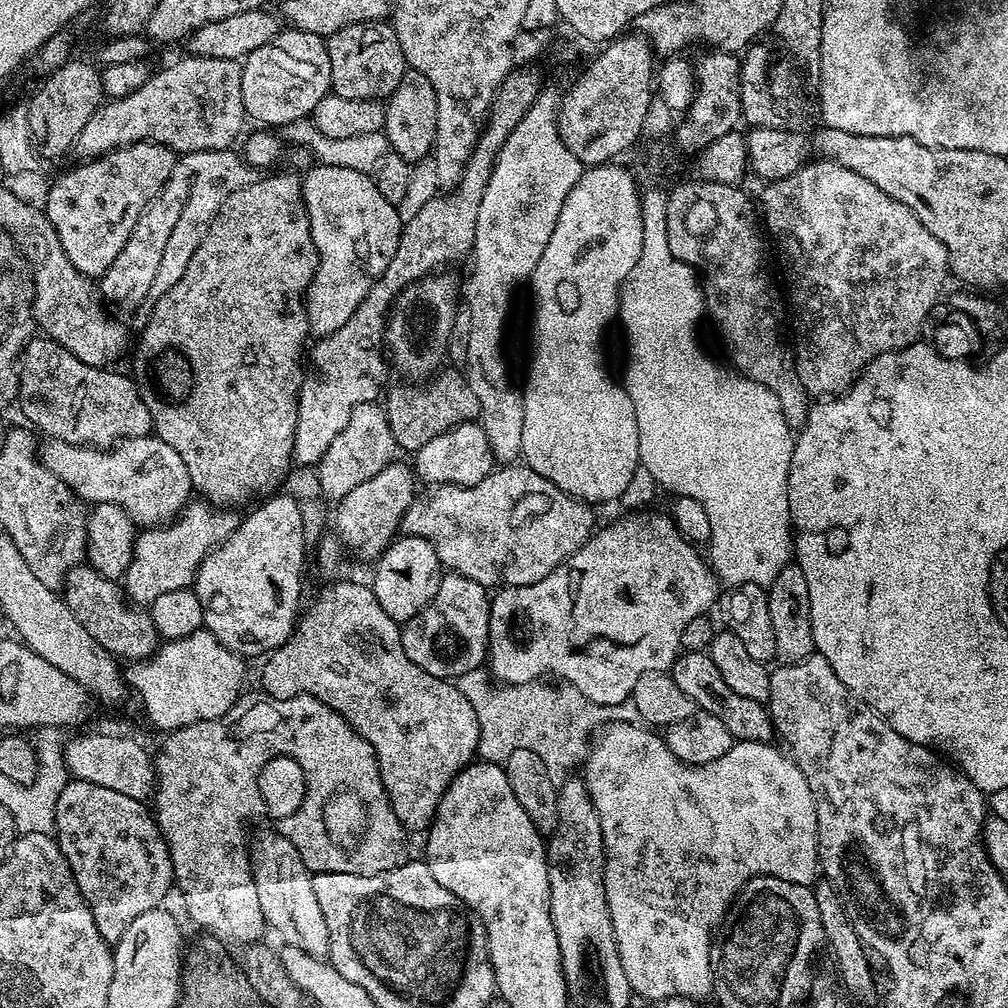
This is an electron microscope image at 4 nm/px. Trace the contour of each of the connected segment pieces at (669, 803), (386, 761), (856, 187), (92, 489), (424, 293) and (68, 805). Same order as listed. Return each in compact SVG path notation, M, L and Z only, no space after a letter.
M621 722L607 725L589 747L582 765L582 779L588 787L588 793L594 802L594 810L598 814L598 822L602 826L606 906L610 910L610 922L614 928L614 942L622 970L626 972L626 979L630 982L633 993L643 1001L663 1002L678 999L704 1002L707 1001L707 996L709 999L713 995L710 950L714 933L719 929L733 900L739 896L746 882L750 882L755 876L773 876L795 884L812 886L817 883L818 822L814 810L814 794L810 794L810 786L806 786L806 778L791 755L783 751L780 753L773 746L771 743L759 744L753 740L741 740L733 743L732 748L726 750L726 754L722 754L722 758L714 758L714 762L687 764L674 754L670 754L670 746L666 746L659 731L636 722Z
M342 580L338 584L332 584L329 588L321 590L320 597L309 606L308 613L306 612L307 608L303 615L299 617L297 626L292 631L292 637L281 648L275 648L274 651L269 652L263 661L263 664L265 663L264 669L260 672L260 680L264 683L263 691L279 700L294 698L295 696L313 696L321 700L326 706L333 708L338 715L343 716L363 740L370 742L380 767L382 786L385 787L390 806L400 823L408 830L412 830L412 828L427 829L436 819L438 806L452 784L452 780L459 775L467 764L473 763L474 757L477 755L480 727L478 726L476 711L455 683L442 678L434 678L434 674L426 674L426 670L414 666L414 662L410 662L410 658L406 658L406 650L402 650L400 645L401 625L390 619L386 610L382 610L382 606L378 606L378 598L367 583L359 584L356 580Z
M813 160L813 161L812 161L812 163L810 163L810 164L803 164L803 165L802 165L802 166L801 166L801 168L800 168L800 169L798 169L798 170L797 170L797 172L795 172L795 173L794 173L794 174L790 174L790 175L789 175L789 176L787 176L787 177L786 177L786 178L782 178L782 179L781 179L781 180L774 180L774 181L771 181L771 183L769 183L769 184L768 184L768 185L767 185L767 187L765 187L765 188L768 188L768 189L766 189L766 190L765 190L765 192L764 192L764 212L763 212L763 208L762 208L762 224L763 224L763 227L764 227L764 228L765 228L765 229L766 229L766 232L767 232L767 235L768 235L768 236L769 236L769 237L770 237L770 240L771 240L771 236L770 236L770 235L772 235L772 240L773 240L773 242L774 242L774 243L776 243L776 252L777 252L777 254L778 254L778 255L780 255L780 268L781 268L781 270L782 270L782 271L784 271L784 284L785 284L785 286L786 286L786 287L788 287L788 300L789 300L789 302L790 302L790 303L792 303L792 324L793 324L793 326L794 326L794 327L796 327L796 352L795 352L795 348L794 348L794 363L795 363L795 366L796 366L796 373L797 373L797 374L798 374L798 378L799 378L799 379L800 379L800 381L801 381L801 382L802 382L802 386L803 386L803 387L804 387L804 388L805 388L805 390L807 390L807 391L808 391L808 395L809 395L809 397L812 397L812 398L835 398L835 397L837 397L837 396L839 396L839 395L841 395L841 394L843 394L843 393L845 393L845 392L847 392L847 391L848 391L848 389L849 389L849 388L851 388L851 387L852 387L852 384L853 384L853 382L855 382L855 381L856 381L856 379L857 379L857 378L858 378L858 377L860 377L860 374L861 374L861 372L863 372L863 371L864 371L864 368L865 368L865 366L867 366L867 365L868 365L868 364L869 364L869 363L870 363L870 362L874 362L874 358L878 358L878 357L879 357L879 356L881 356L881 355L882 355L882 354L886 354L886 353L887 353L887 352L897 352L897 351L898 351L898 350L902 350L902 349L903 349L903 348L905 348L905 347L906 347L906 346L910 346L910 345L911 345L911 344L914 344L914 343L917 343L917 341L919 341L919 340L920 340L920 339L921 339L921 336L920 336L920 331L922 331L922 330L923 330L923 331L925 331L925 328L926 328L926 325L927 325L927 322L928 322L928 317L929 317L929 316L931 316L931 315L933 315L933 312L934 312L934 309L935 309L935 308L932 308L932 307L934 307L934 306L935 306L935 304L936 304L936 299L938 299L938 298L939 298L939 296L940 296L940 291L942 291L942 290L943 290L943 288L944 288L944 279L946 279L946 278L947 278L947 279L949 279L949 276L950 276L950 269L949 269L949 267L948 267L948 255L947 255L947 254L946 254L946 246L942 246L942 242L938 242L938 238L934 238L934 234L930 234L930 230L926 230L926 226L922 226L922 222L918 222L918 218L917 218L917 217L916 217L916 216L915 216L915 214L914 214L914 213L912 213L912 211L910 211L910 209L909 209L909 208L907 208L907 207L906 207L906 206L902 206L902 202L894 202L894 198L890 198L890 194L882 194L882 190L878 190L878 186L874 186L874 182L866 182L866 178L862 178L862 174L854 174L854 170L846 170L846 166L838 166L838 165L837 165L837 164L835 164L835 163L834 163L834 162L830 162L830 161L829 161L829 160Z
M154 434L146 436L139 436L130 440L121 440L119 444L112 445L111 448L105 450L103 448L89 448L79 444L68 444L65 440L47 441L48 445L43 445L42 459L47 468L57 476L62 482L66 482L68 489L76 495L81 501L87 502L89 505L95 506L97 504L113 504L114 506L122 506L122 510L126 510L126 514L132 519L132 523L137 526L163 526L172 523L185 508L188 507L190 501L194 496L194 489L190 482L190 470L186 470L186 462L182 462L182 458L178 454L178 450L174 450L174 446L166 446L166 442L162 442Z
M433 274L422 280L415 280L409 288L403 288L396 301L388 309L388 318L384 321L384 348L391 367L404 375L408 382L424 382L445 367L444 355L448 352L448 339L456 328L456 300L458 304L458 284L448 274Z
M69 779L58 798L54 835L78 882L82 898L94 914L94 926L98 926L98 934L102 934L102 938L110 946L115 946L119 942L122 934L126 934L130 922L138 918L138 914L146 914L152 908L161 907L165 903L164 895L170 890L173 891L174 881L168 843L160 834L155 815L143 800L126 798L126 794L118 794L118 790L94 786L94 782Z

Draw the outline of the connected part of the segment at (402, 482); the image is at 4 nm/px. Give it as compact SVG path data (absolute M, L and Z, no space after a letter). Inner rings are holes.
M411 463L387 464L374 478L361 482L346 498L342 498L335 505L336 532L339 543L348 548L360 560L375 562L380 559L388 545L397 539L400 523L412 501L417 499L418 481ZM340 535L340 536L339 536ZM348 547L348 548L347 548Z

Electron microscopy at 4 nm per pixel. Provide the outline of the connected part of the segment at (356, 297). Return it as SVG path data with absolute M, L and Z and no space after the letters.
M317 163L303 173L300 189L306 214L310 218L310 238L314 240L314 250L318 256L316 273L304 297L304 305L309 333L319 338L334 334L334 330L350 322L350 314L354 314L362 298L370 294L370 286L374 286L386 266L390 266L390 258L394 258L394 250L398 250L402 221L397 205L382 198L375 179L366 172Z

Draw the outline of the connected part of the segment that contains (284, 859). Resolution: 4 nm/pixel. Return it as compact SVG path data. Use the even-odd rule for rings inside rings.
M279 831L262 833L250 847L256 862L254 886L258 886L258 906L262 906L265 925L271 931L273 928L284 944L298 946L298 950L311 956L327 957L330 930L326 930L326 918L322 918L322 906L318 906L314 894L313 873L304 864L301 851Z

